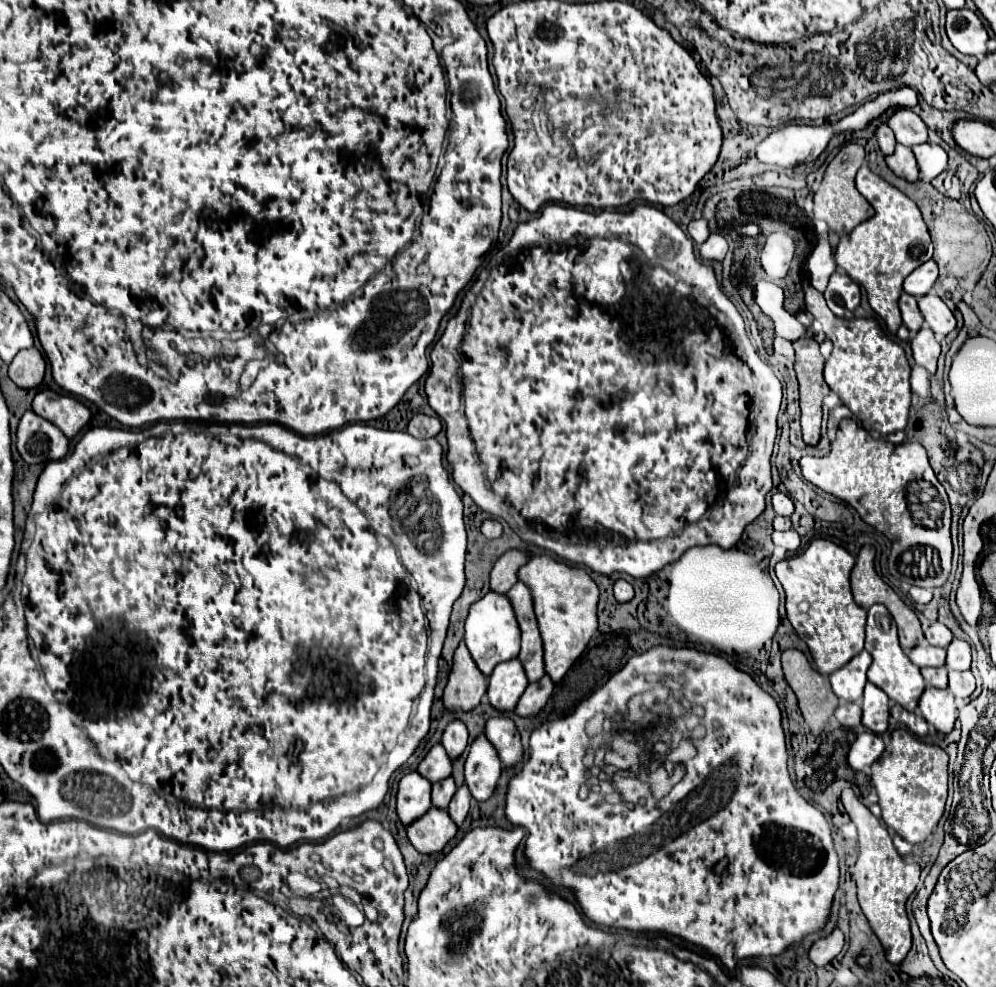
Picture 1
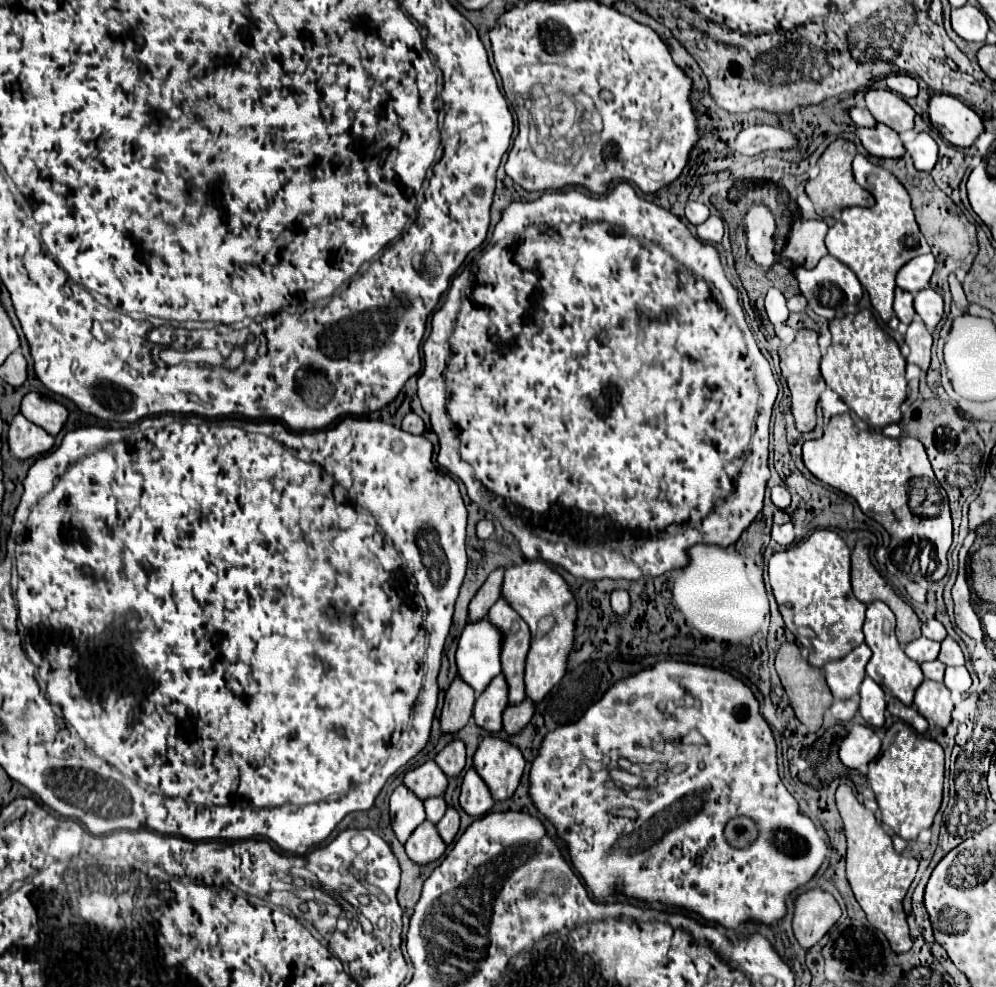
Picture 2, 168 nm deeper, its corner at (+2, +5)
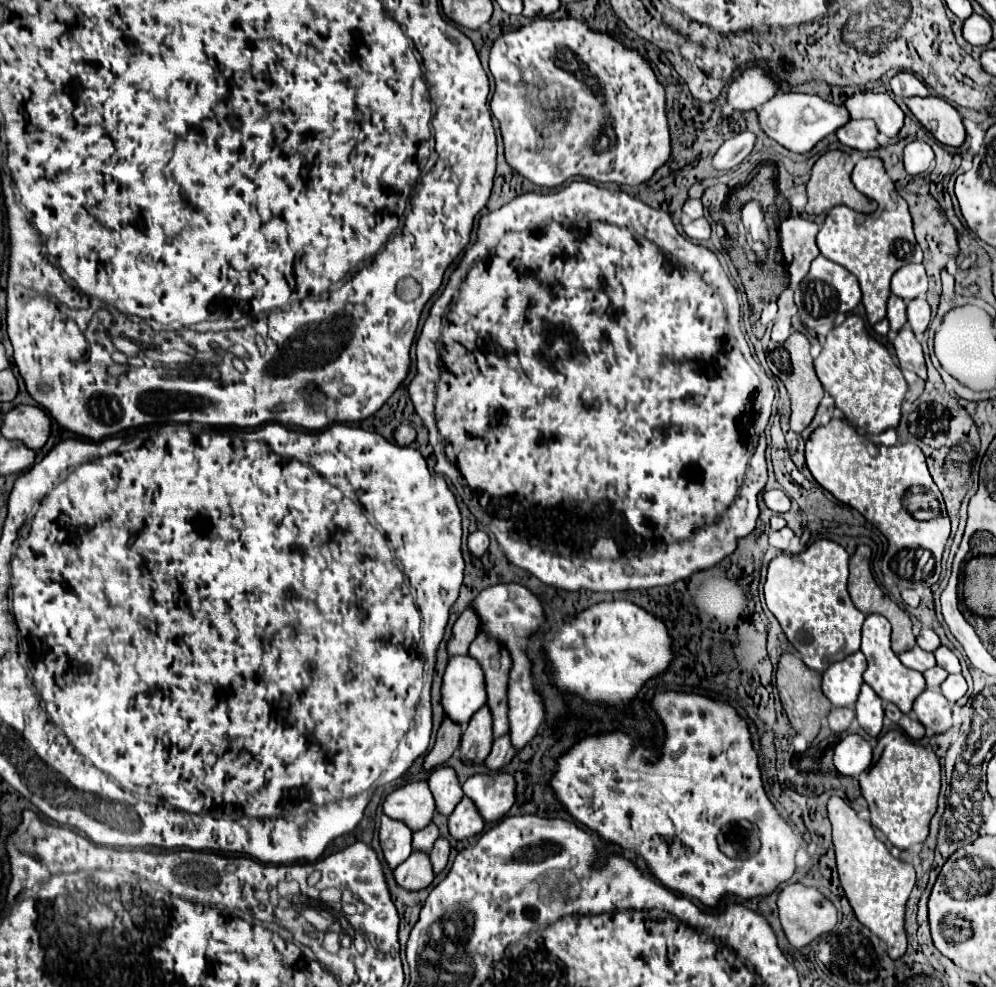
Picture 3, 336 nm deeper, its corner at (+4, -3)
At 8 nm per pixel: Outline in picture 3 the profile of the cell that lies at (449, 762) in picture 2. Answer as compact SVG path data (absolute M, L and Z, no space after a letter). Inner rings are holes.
M445 766L435 768L429 776L429 788L435 798L435 808L443 816L449 816L459 804L459 800L463 798L463 792L453 768L445 768Z

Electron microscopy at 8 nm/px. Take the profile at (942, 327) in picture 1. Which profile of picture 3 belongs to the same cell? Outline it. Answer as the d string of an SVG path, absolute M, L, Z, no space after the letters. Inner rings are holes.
M919 296L907 304L907 322L909 322L911 330L915 332L915 336L921 338L921 334L927 330L929 322L931 322L931 308L925 298Z

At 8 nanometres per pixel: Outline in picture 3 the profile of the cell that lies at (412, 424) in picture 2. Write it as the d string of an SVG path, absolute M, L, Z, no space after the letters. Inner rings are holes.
M399 426L395 430L395 442L399 446L409 446L411 442L415 442L415 430L411 426Z

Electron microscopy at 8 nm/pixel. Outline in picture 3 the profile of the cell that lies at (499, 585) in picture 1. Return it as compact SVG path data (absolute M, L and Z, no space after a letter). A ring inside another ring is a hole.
M467 608L457 622L453 624L453 632L451 632L451 640L447 642L447 654L449 658L453 656L465 656L469 650L469 644L475 640L475 636L479 634L479 618L477 614Z

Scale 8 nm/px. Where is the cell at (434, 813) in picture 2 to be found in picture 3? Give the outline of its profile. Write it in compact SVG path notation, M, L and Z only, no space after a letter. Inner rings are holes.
M429 824L429 826L423 828L421 832L415 832L415 834L413 834L411 846L413 846L413 850L417 850L417 852L431 852L431 848L433 848L433 844L435 844L437 838L439 838L437 826L435 826L435 824Z

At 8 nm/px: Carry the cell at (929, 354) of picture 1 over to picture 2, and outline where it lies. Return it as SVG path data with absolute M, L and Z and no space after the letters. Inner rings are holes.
M915 318L905 334L905 344L911 348L911 354L907 356L907 362L917 364L921 370L929 370L931 364L931 346L933 346L933 336L921 324L921 318Z

